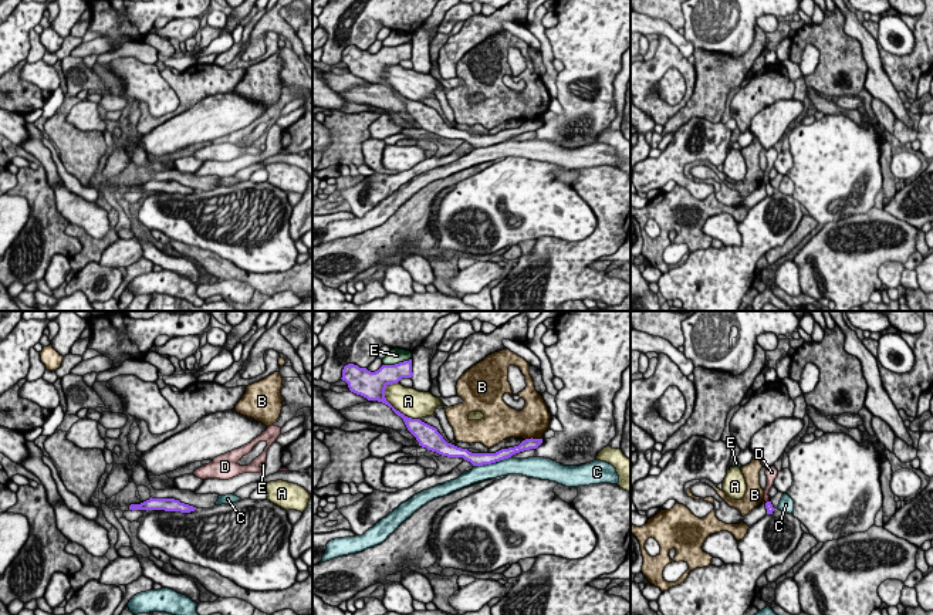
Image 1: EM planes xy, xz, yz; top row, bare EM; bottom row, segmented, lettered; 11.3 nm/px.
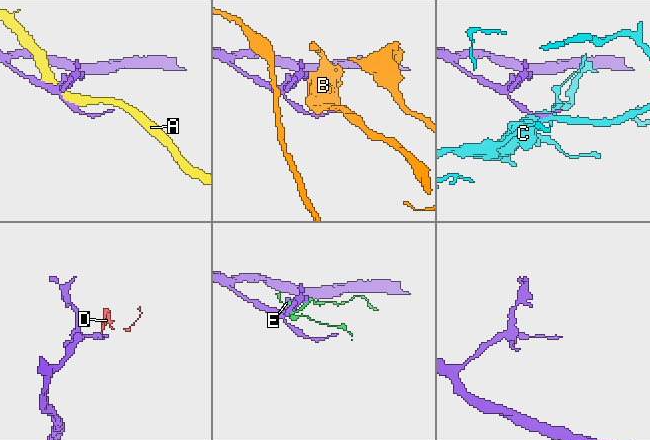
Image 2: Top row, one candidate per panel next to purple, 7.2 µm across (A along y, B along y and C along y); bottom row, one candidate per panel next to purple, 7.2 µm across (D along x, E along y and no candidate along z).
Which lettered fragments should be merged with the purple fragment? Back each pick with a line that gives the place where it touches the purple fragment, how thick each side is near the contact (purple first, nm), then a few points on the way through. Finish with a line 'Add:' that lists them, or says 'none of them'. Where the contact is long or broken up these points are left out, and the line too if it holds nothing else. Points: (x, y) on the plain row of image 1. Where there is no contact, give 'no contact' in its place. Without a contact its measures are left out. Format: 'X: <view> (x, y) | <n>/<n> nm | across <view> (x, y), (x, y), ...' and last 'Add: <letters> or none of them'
Add: none of them

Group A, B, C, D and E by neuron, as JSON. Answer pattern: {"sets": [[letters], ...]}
{"sets": [["A"], ["B"], ["C"], ["D", "E"]]}

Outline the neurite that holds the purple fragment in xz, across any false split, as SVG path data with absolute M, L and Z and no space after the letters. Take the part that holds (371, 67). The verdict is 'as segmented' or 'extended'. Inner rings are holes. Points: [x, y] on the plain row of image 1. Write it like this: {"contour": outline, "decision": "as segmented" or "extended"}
{"contour": "M412 41L395 47L382 47L378 53L371 54L366 50L348 45L342 51L342 62L348 65L351 74L366 80L368 82L378 82L388 87L398 98L400 98L408 112L416 119L419 128L436 134L447 139L463 139L473 148L491 146L511 139L515 135L537 131L542 121L525 121L518 128L501 131L496 135L471 135L467 131L457 129L447 125L436 109L412 101L396 92L385 80L388 67L398 65L402 60L412 60Z", "decision": "as segmented"}

